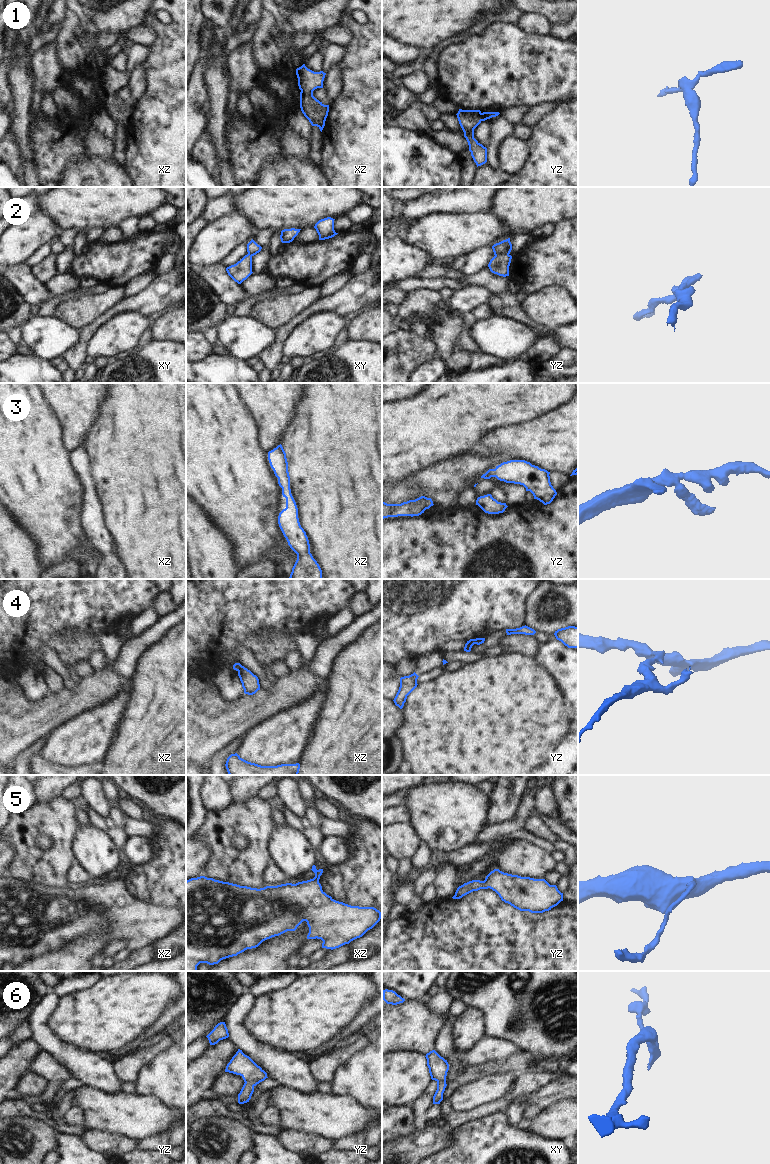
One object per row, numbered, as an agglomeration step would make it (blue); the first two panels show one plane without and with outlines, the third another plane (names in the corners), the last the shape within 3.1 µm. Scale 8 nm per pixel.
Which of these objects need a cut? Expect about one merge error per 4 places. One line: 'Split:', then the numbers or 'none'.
Split: 2, 4

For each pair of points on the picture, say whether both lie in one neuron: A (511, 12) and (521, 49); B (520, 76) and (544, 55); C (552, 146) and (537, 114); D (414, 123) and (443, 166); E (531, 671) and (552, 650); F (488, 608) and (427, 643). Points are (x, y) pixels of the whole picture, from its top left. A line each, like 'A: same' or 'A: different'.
A: different
B: same
C: different
D: different
E: different
F: same

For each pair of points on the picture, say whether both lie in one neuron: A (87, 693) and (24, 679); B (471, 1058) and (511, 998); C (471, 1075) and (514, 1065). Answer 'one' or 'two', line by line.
A: two
B: two
C: one

